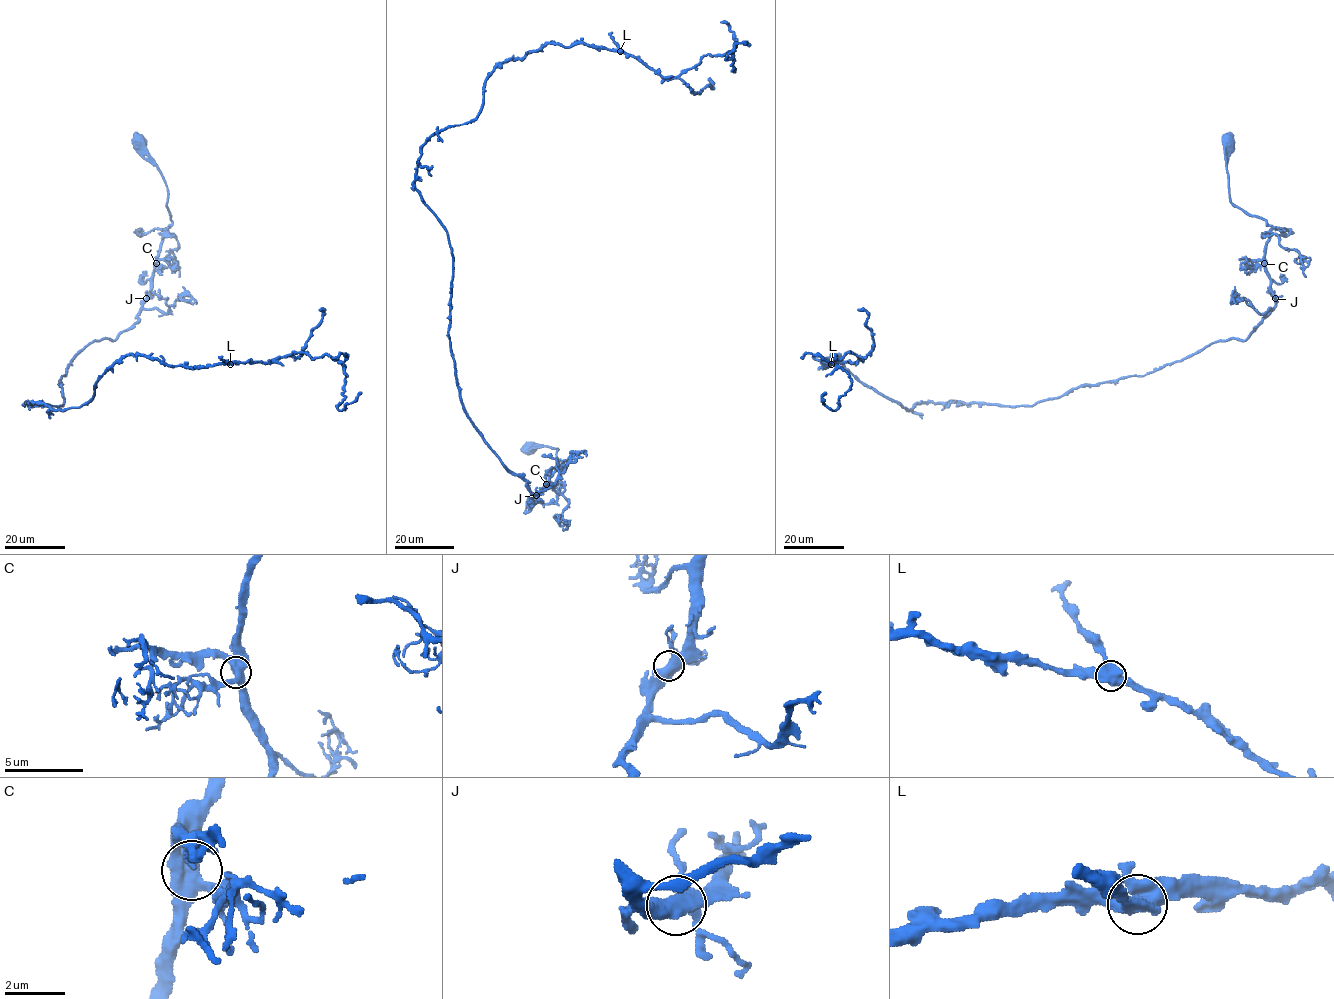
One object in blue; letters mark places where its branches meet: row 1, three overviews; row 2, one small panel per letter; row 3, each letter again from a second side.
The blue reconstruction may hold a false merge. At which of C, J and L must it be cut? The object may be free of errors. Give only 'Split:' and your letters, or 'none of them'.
Split: none of them

